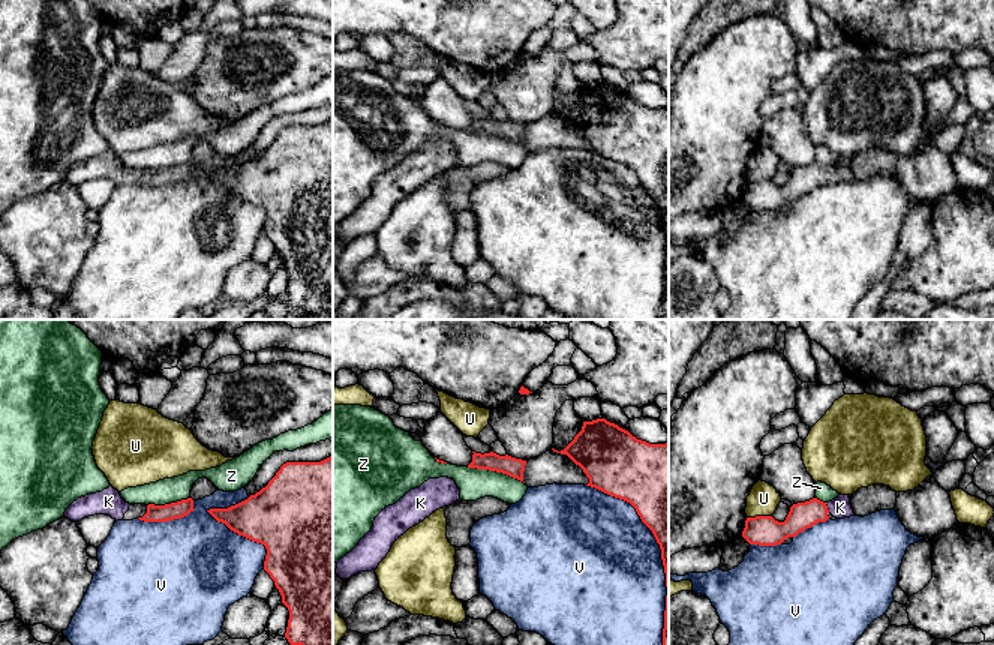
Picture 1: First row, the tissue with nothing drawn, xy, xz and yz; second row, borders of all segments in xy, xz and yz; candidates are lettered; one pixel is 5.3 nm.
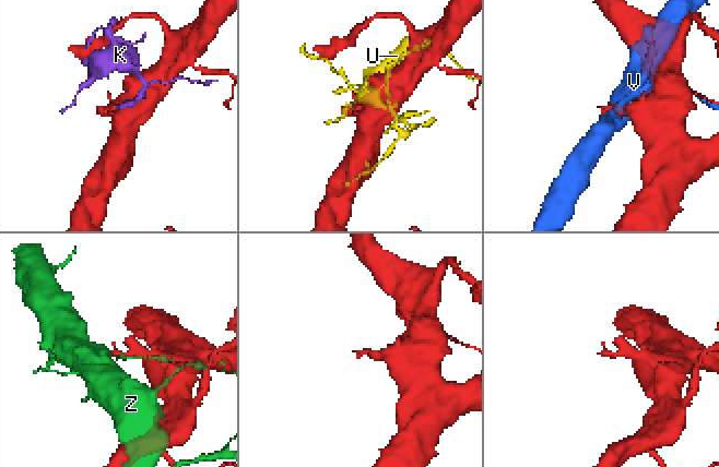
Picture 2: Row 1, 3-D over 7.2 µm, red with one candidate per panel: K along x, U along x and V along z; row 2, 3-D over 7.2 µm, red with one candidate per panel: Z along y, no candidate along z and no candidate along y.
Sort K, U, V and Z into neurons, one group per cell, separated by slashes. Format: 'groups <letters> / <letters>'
groups K / U / V / Z

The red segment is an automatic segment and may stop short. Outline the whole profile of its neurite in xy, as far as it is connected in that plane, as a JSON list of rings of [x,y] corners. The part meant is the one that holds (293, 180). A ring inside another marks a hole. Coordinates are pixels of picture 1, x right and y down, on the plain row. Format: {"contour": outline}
{"contour": [[[333,118],[321,126],[286,126],[255,159],[228,172],[207,174],[231,195],[267,213],[264,234],[289,274],[285,302],[316,320],[333,320]]]}

